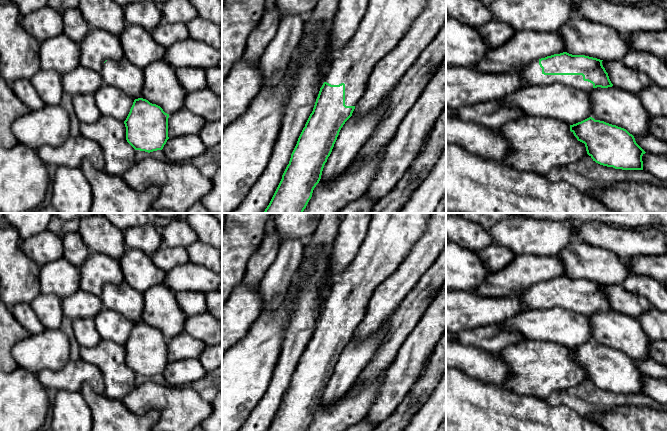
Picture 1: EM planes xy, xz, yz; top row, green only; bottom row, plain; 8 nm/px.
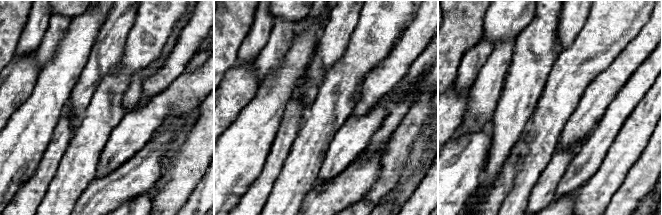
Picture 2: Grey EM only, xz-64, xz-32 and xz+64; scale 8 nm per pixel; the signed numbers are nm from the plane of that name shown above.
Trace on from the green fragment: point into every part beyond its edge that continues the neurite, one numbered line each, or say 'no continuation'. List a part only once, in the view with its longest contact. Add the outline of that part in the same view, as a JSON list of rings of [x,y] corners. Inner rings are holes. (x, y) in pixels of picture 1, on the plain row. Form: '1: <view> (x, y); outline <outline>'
1: yz (531, 298); outline [[[539,284],[530,286],[522,293],[516,295],[516,297],[527,309],[551,309],[553,307],[560,307],[586,315],[593,313],[593,308],[584,305],[582,299],[544,299],[539,289]]]

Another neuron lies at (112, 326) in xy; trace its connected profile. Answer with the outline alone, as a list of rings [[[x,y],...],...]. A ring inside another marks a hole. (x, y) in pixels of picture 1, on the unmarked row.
[[[103,308],[93,319],[102,340],[121,346],[126,344],[134,326],[125,316],[107,308]]]

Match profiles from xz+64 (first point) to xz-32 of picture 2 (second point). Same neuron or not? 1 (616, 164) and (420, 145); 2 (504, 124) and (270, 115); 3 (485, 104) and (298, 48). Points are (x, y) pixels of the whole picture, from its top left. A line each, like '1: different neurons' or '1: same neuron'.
1: different neurons
2: different neurons
3: different neurons

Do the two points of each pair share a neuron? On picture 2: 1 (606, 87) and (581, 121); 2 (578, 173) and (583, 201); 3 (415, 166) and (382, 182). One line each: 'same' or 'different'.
1: same
2: different
3: different

